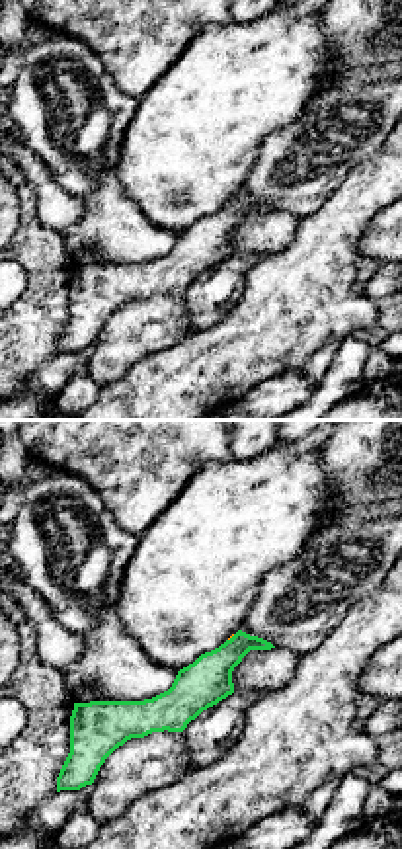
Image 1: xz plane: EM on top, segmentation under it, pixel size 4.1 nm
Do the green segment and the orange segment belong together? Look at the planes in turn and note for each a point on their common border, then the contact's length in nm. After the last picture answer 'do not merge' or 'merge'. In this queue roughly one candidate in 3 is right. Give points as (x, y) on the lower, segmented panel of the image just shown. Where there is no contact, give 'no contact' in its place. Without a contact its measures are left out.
contact (231, 639); length 40 nm

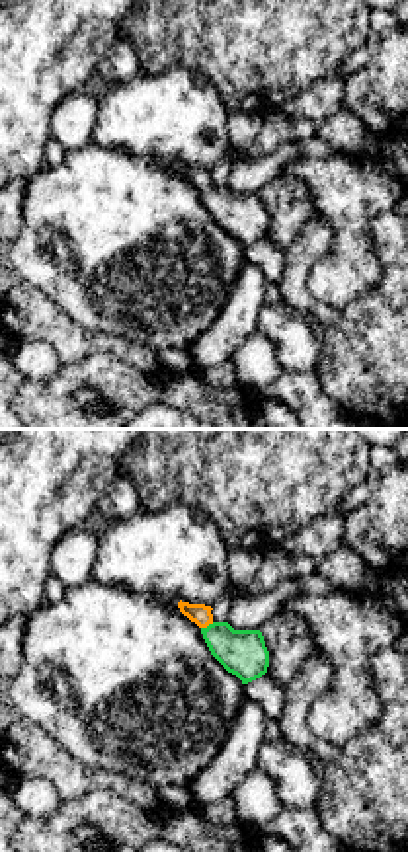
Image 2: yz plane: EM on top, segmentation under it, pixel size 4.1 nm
contact (209, 624); length 60 nm

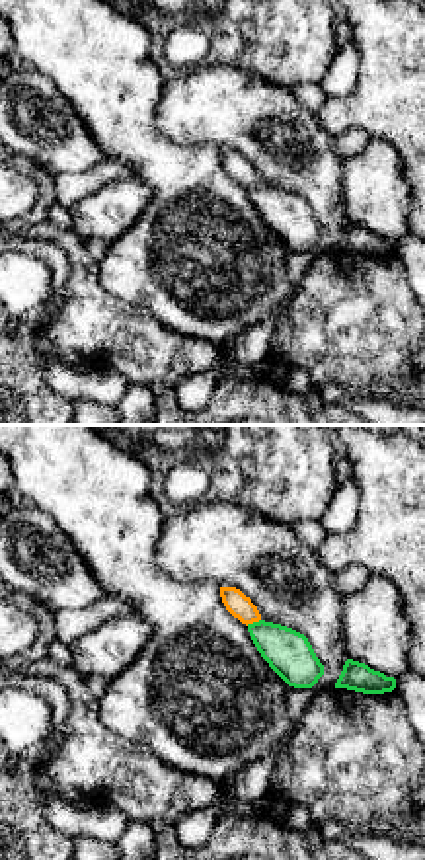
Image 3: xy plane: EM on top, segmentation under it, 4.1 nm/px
contact (254, 623); length 70 nm

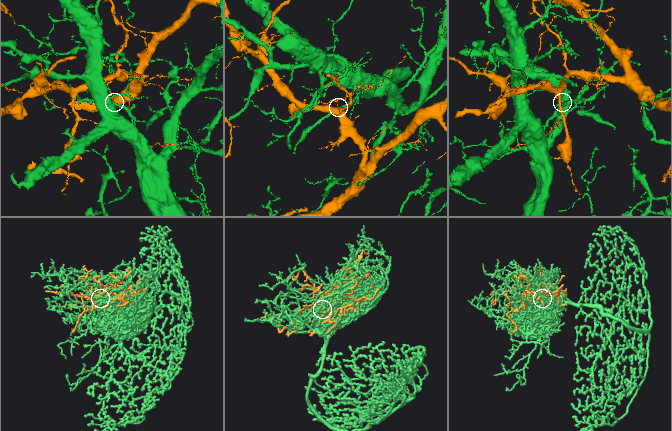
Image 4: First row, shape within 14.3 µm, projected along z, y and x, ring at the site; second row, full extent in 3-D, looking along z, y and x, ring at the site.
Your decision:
do not merge

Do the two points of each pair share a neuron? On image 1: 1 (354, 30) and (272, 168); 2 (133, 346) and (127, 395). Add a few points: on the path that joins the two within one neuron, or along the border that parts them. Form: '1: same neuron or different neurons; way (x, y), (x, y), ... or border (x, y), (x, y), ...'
1: same neuron; way (354, 65), (352, 90), (307, 135)
2: different neurons; border (172, 346), (143, 356), (102, 387)

